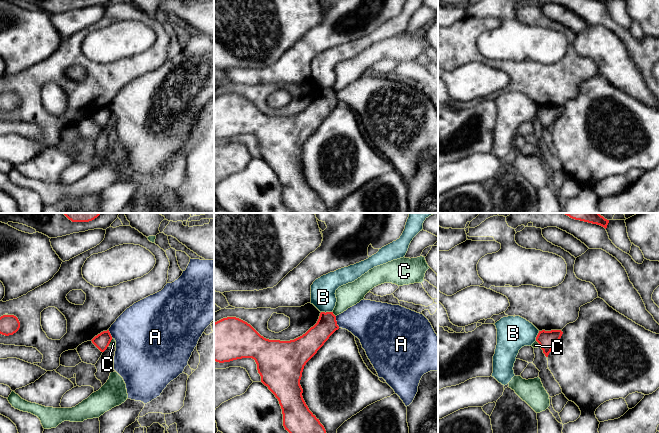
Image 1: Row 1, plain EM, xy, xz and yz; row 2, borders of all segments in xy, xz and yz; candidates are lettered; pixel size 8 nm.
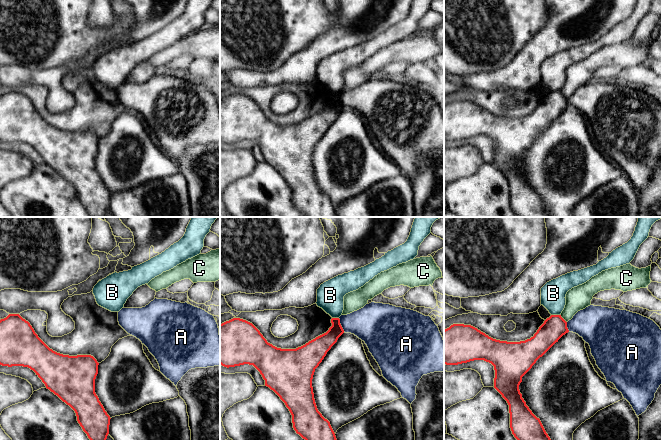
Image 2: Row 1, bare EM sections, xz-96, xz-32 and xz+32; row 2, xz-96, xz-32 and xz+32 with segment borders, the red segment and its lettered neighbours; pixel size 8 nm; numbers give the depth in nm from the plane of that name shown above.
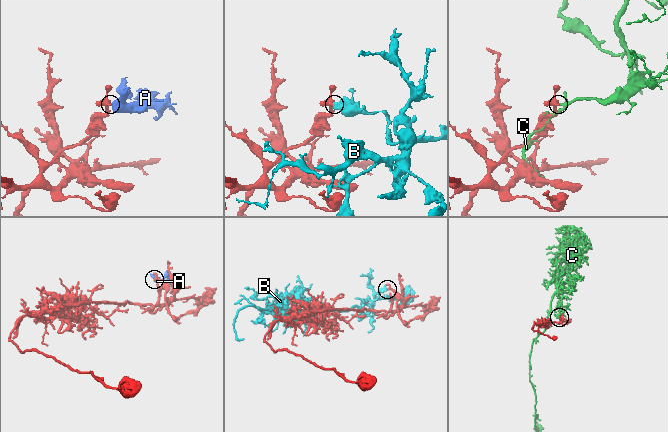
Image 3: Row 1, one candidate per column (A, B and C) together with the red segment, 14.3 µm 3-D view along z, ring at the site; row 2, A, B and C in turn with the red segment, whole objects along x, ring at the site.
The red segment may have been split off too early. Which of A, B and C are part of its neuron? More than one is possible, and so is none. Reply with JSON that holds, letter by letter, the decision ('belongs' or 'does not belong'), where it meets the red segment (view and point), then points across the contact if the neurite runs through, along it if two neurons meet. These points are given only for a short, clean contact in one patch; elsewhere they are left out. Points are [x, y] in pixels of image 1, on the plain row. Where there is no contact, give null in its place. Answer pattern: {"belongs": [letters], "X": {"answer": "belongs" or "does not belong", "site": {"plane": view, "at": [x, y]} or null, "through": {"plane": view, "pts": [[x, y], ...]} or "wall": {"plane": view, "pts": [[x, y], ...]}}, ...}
{"belongs": [], "A": {"answer": "does not belong", "site": {"plane": "xz", "at": [336, 98]}, "wall": {"plane": "xz", "pts": [[335, 92], [339, 103]]}}, "B": {"answer": "does not belong", "site": {"plane": "xz", "at": [327, 88]}, "wall": {"plane": "xz", "pts": [[321, 87], [332, 88]]}}, "C": {"answer": "does not belong", "site": {"plane": "xz", "at": [333, 90]}, "wall": {"plane": "xz", "pts": [[332, 88], [335, 92]]}}}

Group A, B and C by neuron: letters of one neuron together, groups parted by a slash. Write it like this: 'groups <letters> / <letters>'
groups A / B / C

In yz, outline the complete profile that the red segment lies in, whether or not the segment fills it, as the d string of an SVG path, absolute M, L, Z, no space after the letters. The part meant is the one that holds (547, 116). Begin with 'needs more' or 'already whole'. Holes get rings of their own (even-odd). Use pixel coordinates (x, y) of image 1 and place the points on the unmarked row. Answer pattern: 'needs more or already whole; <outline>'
already whole; M561 106L539 107L536 117L539 119L543 129L548 133L551 126L555 123L562 112Z

